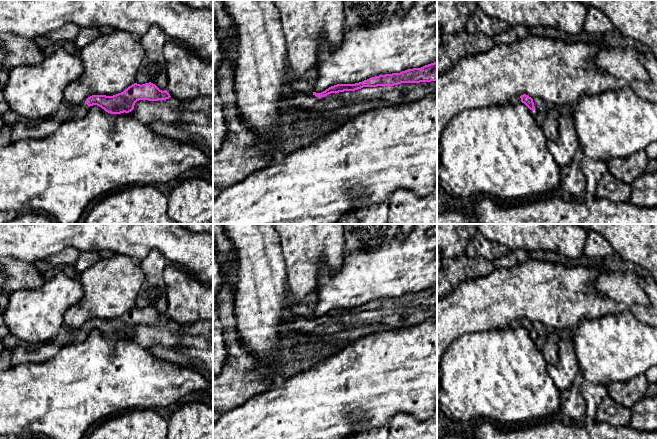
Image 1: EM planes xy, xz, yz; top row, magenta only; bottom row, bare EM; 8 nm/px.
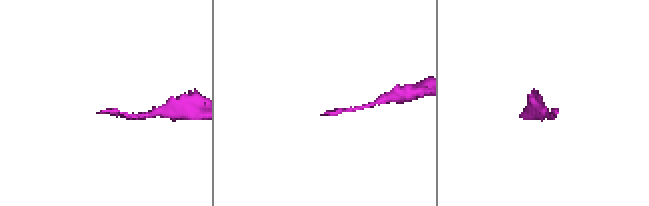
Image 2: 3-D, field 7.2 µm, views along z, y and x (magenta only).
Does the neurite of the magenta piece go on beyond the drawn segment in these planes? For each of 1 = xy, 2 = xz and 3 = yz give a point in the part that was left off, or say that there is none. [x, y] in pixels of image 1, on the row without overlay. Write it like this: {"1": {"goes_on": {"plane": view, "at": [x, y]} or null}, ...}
{"1": {"goes_on": null}, "2": {"goes_on": null}, "3": {"goes_on": null}}

